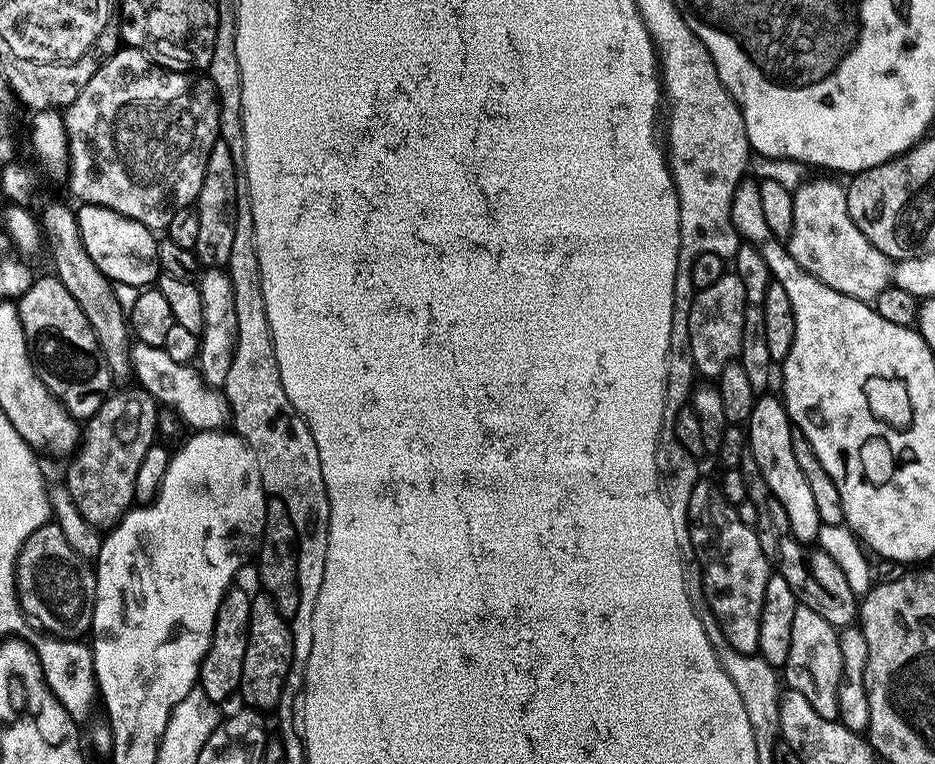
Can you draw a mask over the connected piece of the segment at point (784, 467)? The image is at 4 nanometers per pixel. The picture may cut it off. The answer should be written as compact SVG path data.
M761 395L756 401L746 422L746 448L754 462L758 462L758 470L764 475L769 492L780 503L782 510L786 510L788 531L795 540L808 546L822 531L822 525L814 503L814 494L810 491L810 482L806 482L806 474L802 474L802 469L794 458L794 442L790 442L793 422L784 408L783 399L779 395L772 395Z

